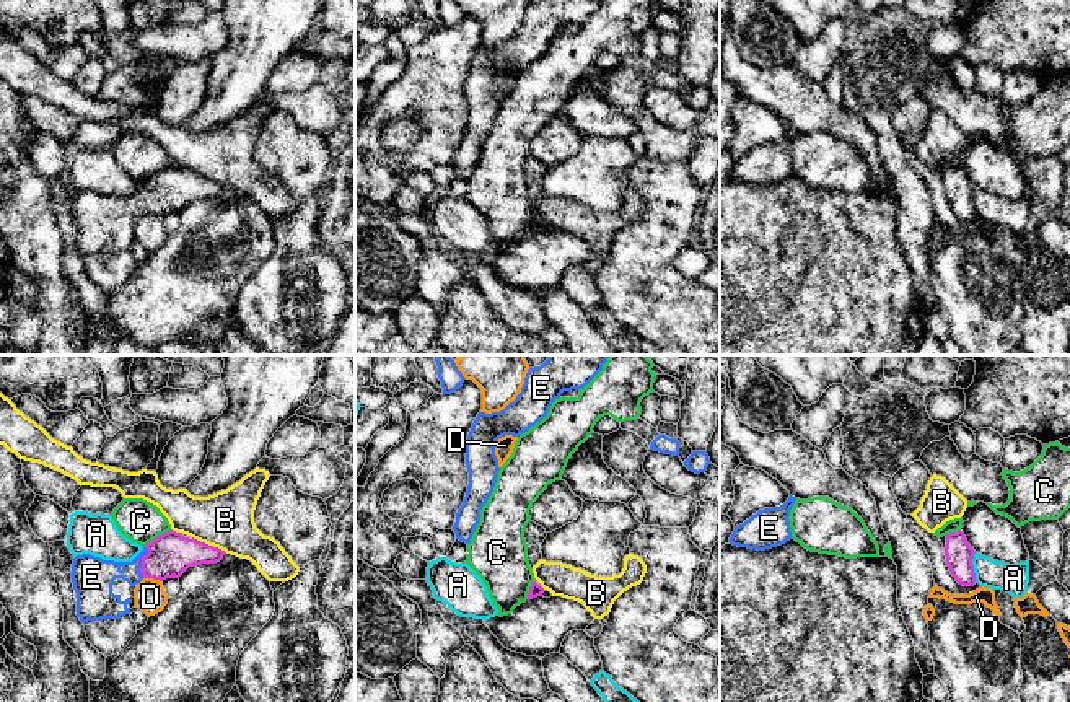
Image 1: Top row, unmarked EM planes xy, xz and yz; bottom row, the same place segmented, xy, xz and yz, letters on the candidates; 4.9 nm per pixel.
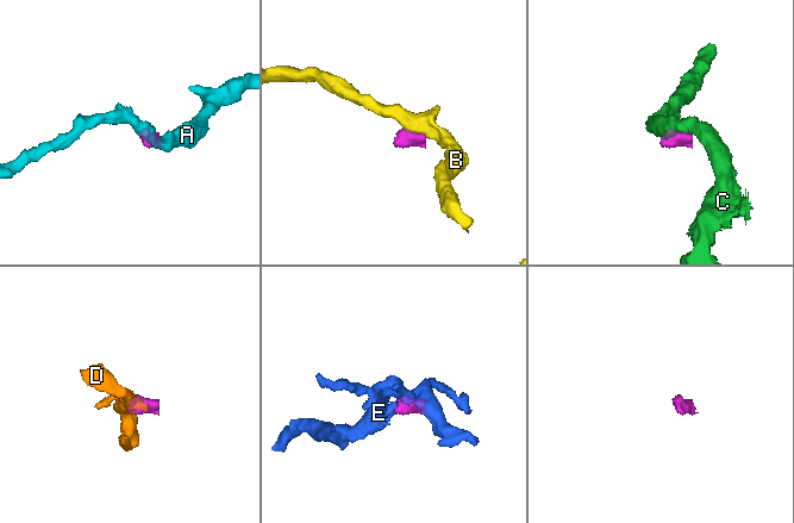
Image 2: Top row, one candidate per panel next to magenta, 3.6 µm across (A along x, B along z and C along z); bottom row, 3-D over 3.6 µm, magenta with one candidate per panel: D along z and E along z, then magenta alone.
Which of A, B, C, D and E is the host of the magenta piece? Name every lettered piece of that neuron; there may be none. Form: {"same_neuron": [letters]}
{"same_neuron": ["E"]}

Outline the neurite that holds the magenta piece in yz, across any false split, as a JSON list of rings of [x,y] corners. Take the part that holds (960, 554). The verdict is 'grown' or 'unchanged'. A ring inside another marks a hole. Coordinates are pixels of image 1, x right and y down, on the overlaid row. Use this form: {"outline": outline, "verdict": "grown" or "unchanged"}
{"outline": [[[963,531],[946,534],[946,564],[951,575],[963,586],[974,586],[977,583],[972,565],[974,554],[976,551],[971,547]]], "verdict": "unchanged"}

